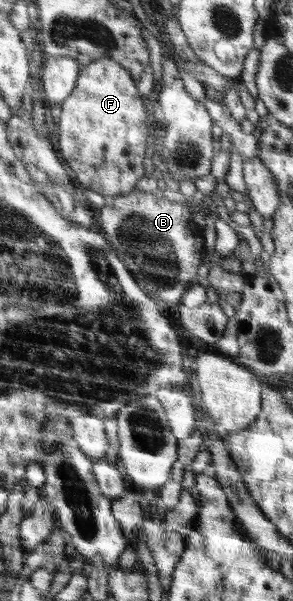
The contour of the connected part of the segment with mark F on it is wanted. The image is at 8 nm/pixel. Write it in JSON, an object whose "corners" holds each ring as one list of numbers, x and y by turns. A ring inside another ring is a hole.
{"corners":[[96,59,88,63,80,71,81,83,68,99,62,102,62,112,59,121,59,135,57,145,59,153,66,163,66,168,72,169,77,175,77,181,101,195,117,197,125,195,134,189,133,185,143,177,143,157,147,151,147,133,149,133,149,119,145,113,145,105,137,93,136,81,128,68,112,59]]}

